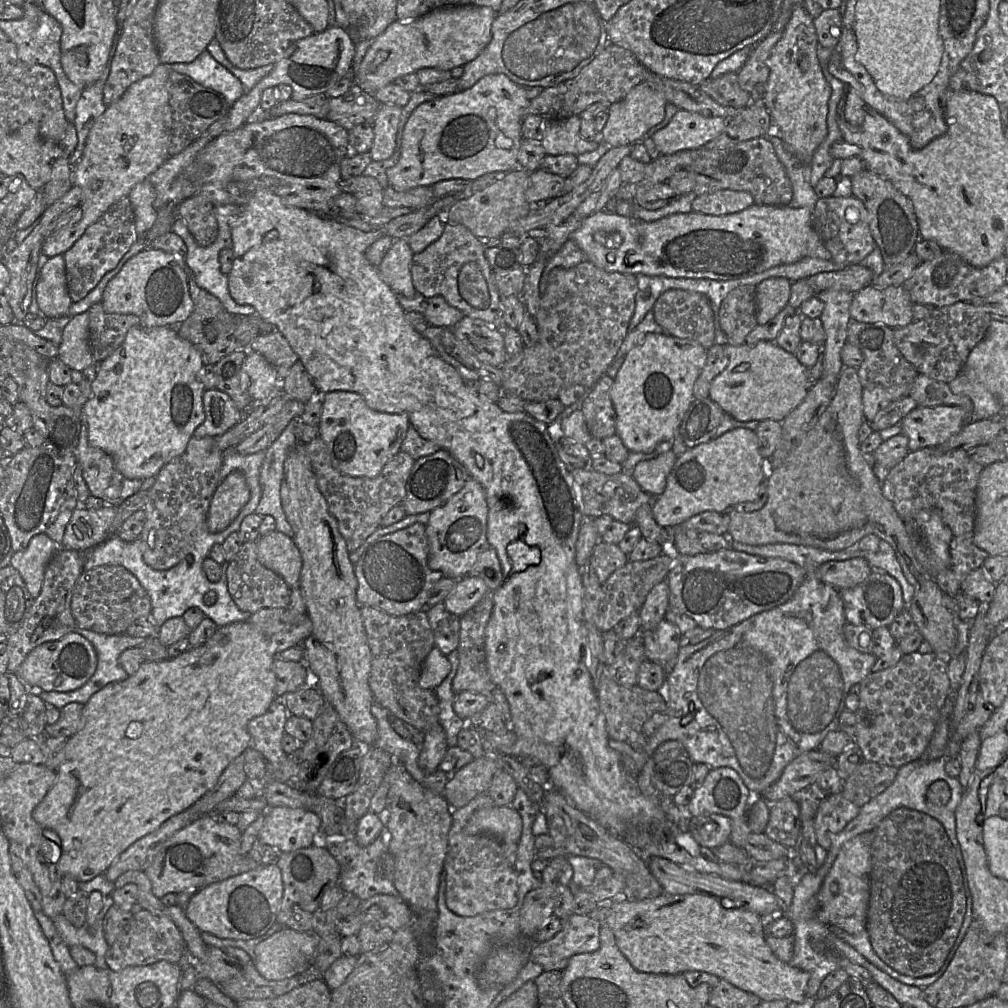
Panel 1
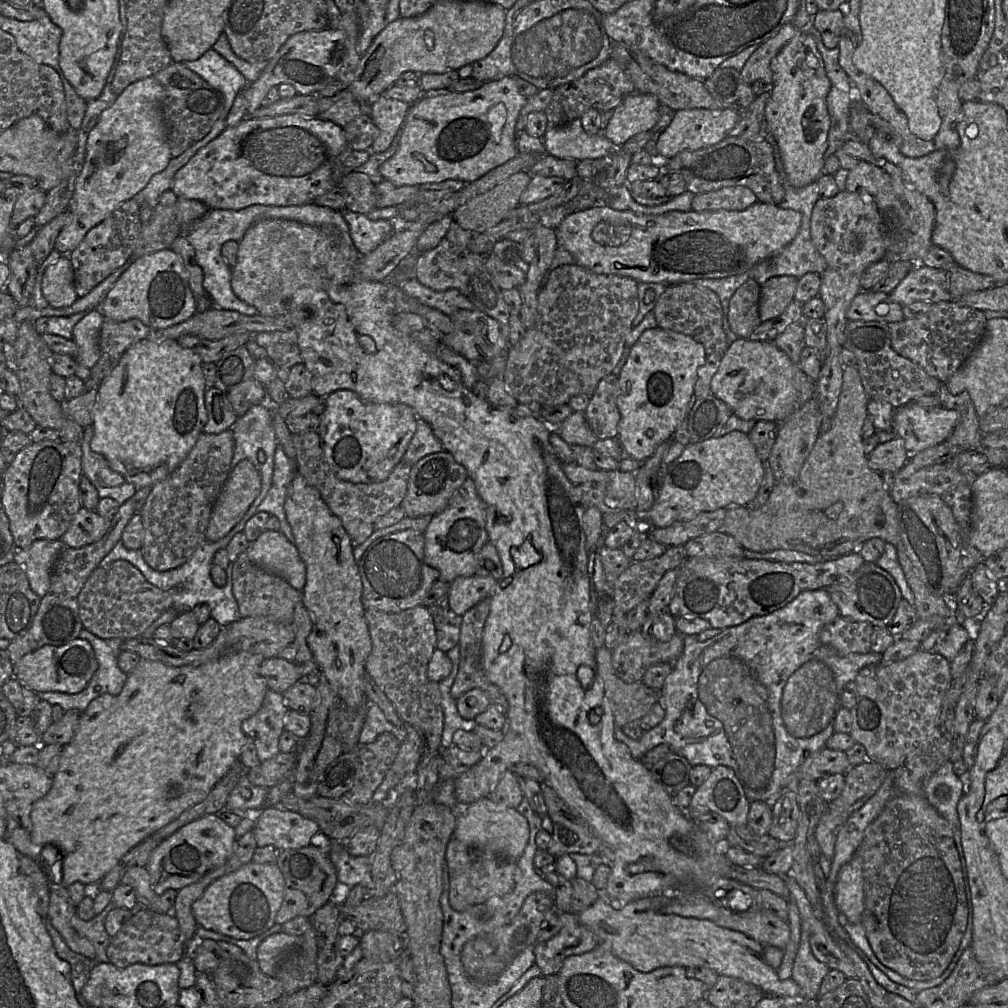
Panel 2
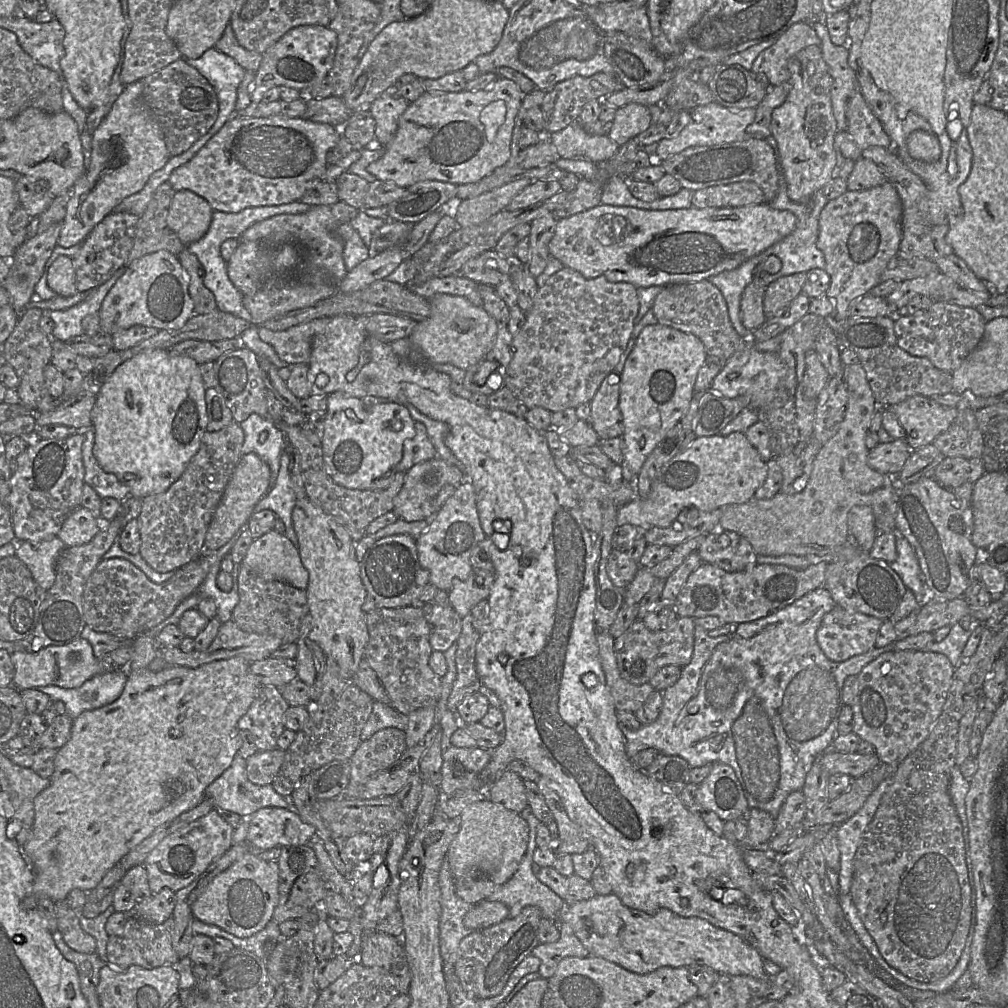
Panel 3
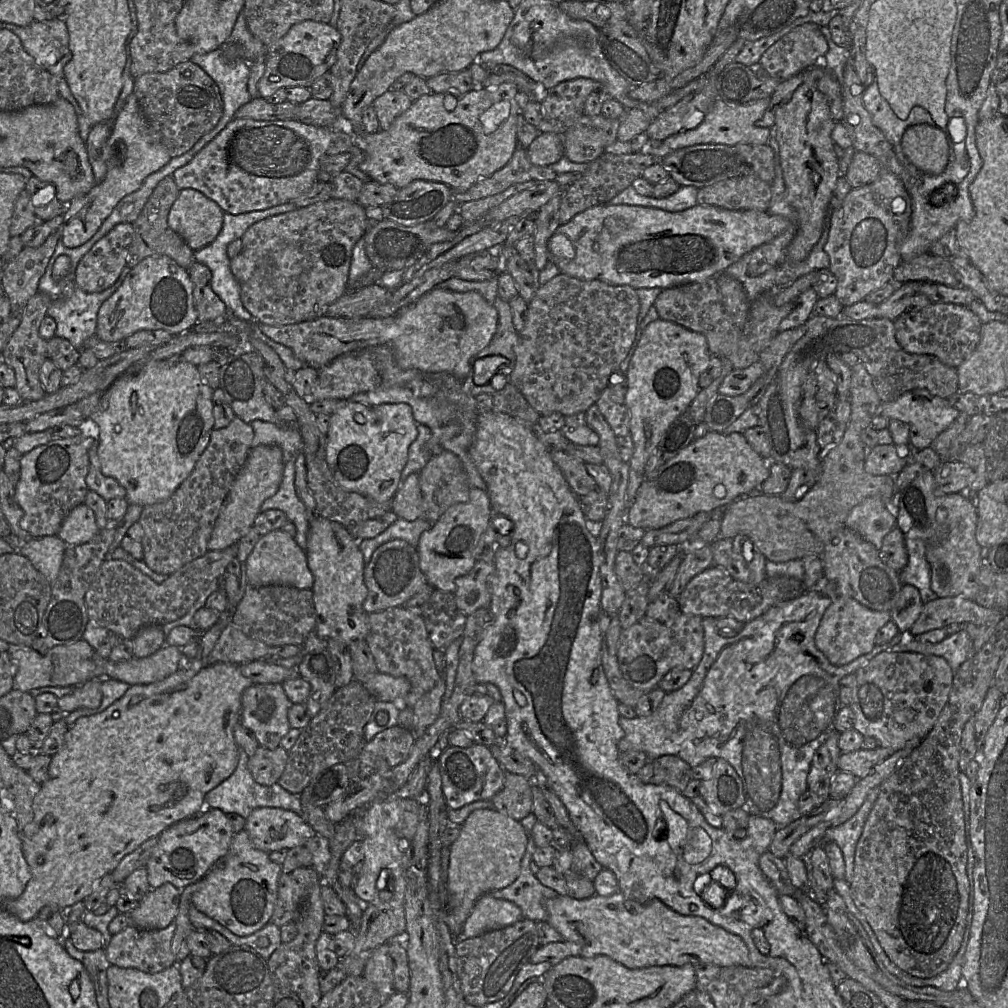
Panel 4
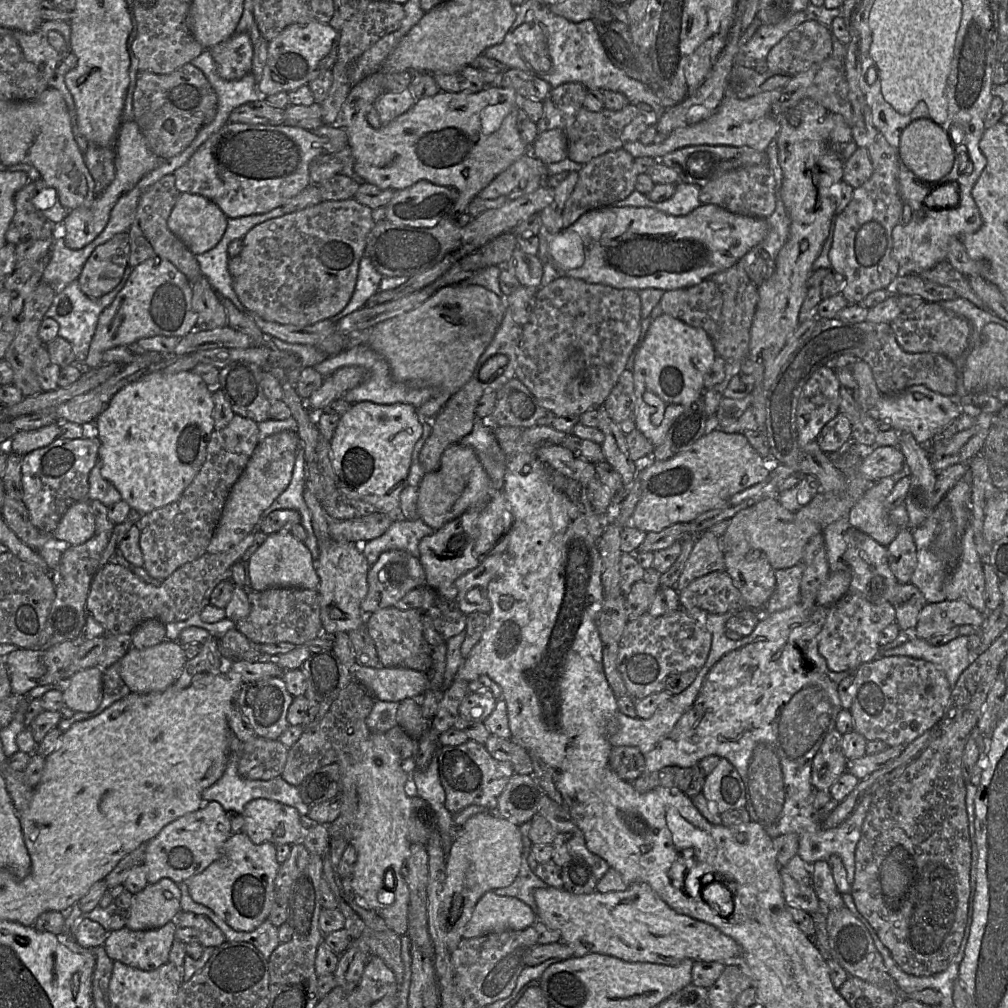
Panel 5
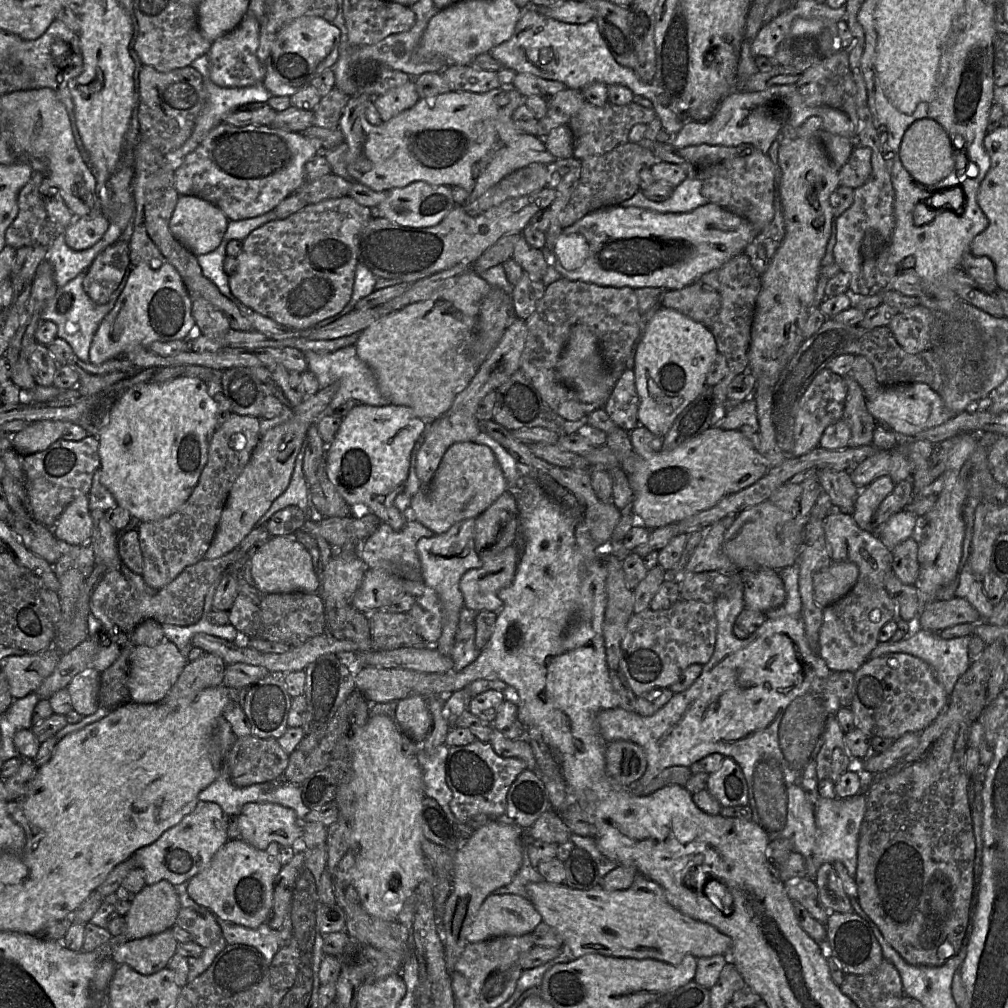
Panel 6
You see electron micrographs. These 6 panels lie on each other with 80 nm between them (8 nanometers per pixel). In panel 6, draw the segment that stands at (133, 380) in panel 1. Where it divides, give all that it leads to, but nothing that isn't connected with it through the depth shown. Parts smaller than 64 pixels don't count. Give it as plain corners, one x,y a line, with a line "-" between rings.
180,375
163,383
143,383
130,388
121,398
109,424
99,438
101,483
139,522
151,522
177,512
188,500
208,461
209,446
216,430
217,405
208,394
207,383

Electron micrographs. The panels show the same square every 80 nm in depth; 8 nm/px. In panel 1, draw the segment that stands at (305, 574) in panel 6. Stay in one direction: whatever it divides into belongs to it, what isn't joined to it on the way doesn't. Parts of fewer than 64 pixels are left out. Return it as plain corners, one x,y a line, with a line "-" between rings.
279,531
260,536
256,555
263,566
281,576
289,587
300,587
302,558
293,539

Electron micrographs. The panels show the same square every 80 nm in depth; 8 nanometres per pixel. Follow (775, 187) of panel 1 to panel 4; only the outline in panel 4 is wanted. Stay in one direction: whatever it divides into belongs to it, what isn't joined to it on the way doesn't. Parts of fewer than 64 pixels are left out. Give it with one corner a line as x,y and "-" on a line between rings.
698,144
678,149
660,161
680,186
694,186
698,189
746,175
756,175
772,184
775,176
775,155
768,144

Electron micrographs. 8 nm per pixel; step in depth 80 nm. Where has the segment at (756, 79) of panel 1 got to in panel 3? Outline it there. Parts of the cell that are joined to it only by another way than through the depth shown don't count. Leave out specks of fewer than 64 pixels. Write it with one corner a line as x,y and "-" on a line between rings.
807,21
793,24
773,45
757,56
751,72
765,74
770,87
789,81
788,63
790,59
808,46
821,46
821,40
812,25
813,23

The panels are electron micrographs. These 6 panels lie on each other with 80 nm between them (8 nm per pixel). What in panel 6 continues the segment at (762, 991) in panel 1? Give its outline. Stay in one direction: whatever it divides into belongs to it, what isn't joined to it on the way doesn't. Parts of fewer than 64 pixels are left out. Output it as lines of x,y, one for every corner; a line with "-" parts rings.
642,874
626,890
606,891
601,885
589,890
571,889
545,880
528,883
529,900
542,921
554,928
575,958
600,954
619,958
655,959
678,965
690,954
696,959
726,955
732,940
710,924
692,919
674,908
663,888

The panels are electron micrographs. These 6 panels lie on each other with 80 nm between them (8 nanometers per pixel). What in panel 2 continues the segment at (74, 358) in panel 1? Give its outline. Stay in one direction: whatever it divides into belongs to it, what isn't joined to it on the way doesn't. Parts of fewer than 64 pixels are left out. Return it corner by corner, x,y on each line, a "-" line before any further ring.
94,309
74,326
72,339
78,349
74,357
77,364
91,369
99,360
102,354
99,337
103,320
104,316
100,310

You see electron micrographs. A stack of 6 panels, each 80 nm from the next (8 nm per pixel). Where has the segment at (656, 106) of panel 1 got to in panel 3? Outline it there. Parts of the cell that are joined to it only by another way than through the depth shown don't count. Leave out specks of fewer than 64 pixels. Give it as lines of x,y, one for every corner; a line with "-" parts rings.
629,103
617,109
608,136
622,146
651,125
651,114
647,106

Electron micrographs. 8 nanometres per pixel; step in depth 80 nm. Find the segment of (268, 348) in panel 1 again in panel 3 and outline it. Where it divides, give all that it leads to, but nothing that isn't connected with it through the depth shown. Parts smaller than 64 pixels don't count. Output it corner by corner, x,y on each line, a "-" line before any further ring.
320,317
292,326
286,330
273,331
259,326
260,339
271,345
279,358
288,365
309,364
313,338
323,331
330,317

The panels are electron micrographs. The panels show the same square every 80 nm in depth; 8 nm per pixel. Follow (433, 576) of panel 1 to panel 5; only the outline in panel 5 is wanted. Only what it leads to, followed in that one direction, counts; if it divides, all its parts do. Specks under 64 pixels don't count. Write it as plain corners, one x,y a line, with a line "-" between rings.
402,550
383,552
367,574
368,592
360,608
365,616
380,609
394,607
409,591
426,585
425,571
420,560

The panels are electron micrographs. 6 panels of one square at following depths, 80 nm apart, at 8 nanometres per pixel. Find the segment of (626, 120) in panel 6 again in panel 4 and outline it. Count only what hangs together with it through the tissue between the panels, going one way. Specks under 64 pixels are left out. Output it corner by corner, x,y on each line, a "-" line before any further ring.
582,115
562,134
564,155
573,162
590,163
617,140
620,119

